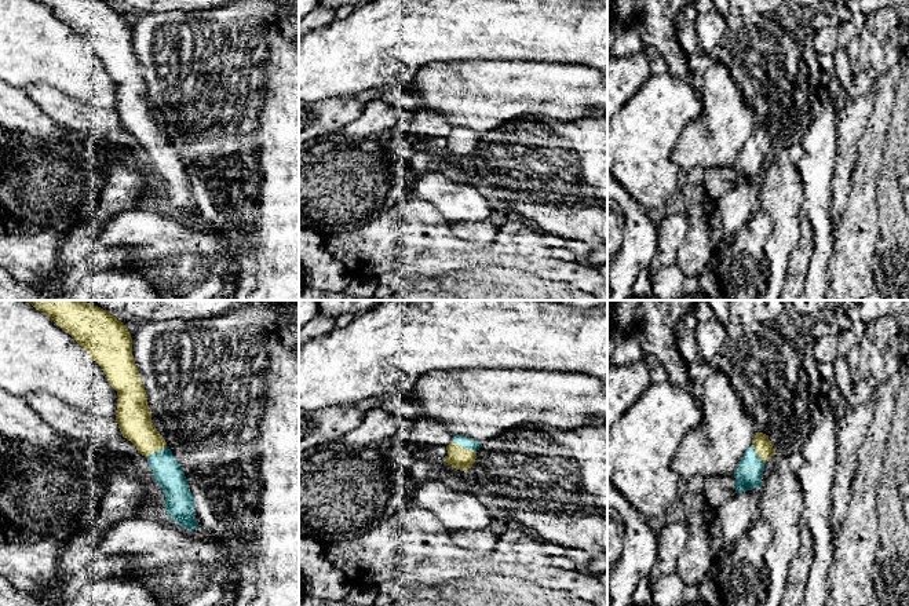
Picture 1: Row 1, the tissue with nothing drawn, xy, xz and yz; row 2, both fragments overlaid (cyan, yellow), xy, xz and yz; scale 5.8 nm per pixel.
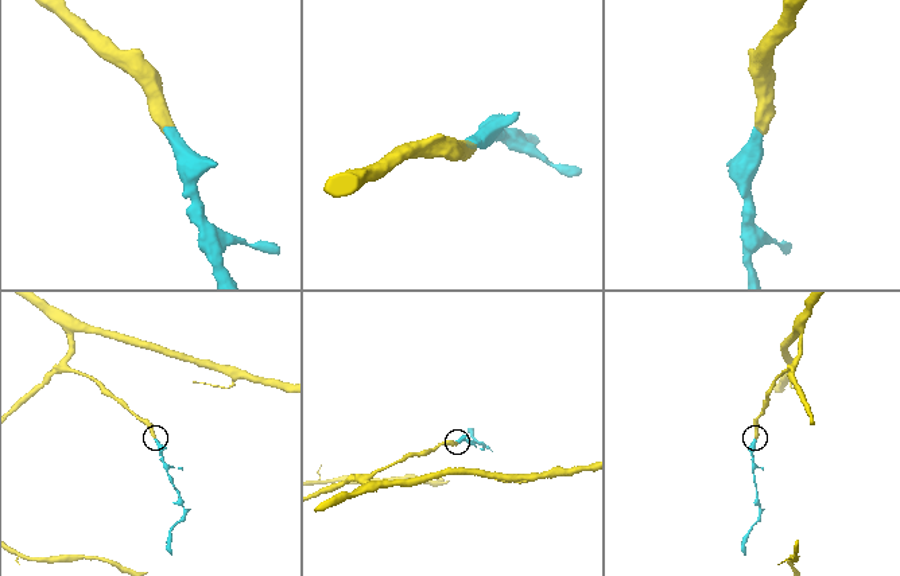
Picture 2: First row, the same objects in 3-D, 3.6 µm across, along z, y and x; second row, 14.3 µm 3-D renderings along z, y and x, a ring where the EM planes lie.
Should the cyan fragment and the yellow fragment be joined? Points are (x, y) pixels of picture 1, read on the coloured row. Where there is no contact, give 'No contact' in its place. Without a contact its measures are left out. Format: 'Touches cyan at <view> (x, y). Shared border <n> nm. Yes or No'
Touches cyan at xz (464, 446). Shared border 150 nm. Yes

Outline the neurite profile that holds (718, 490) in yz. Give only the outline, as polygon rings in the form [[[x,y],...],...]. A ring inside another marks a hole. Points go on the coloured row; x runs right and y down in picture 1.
[[[711,477],[704,482],[702,496],[705,497],[707,507],[716,511],[726,504],[735,493],[735,478],[729,477]]]

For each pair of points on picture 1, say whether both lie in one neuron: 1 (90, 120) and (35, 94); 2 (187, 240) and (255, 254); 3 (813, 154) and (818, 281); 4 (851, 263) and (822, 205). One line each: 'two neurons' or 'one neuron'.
1: one neuron
2: two neurons
3: one neuron
4: two neurons

